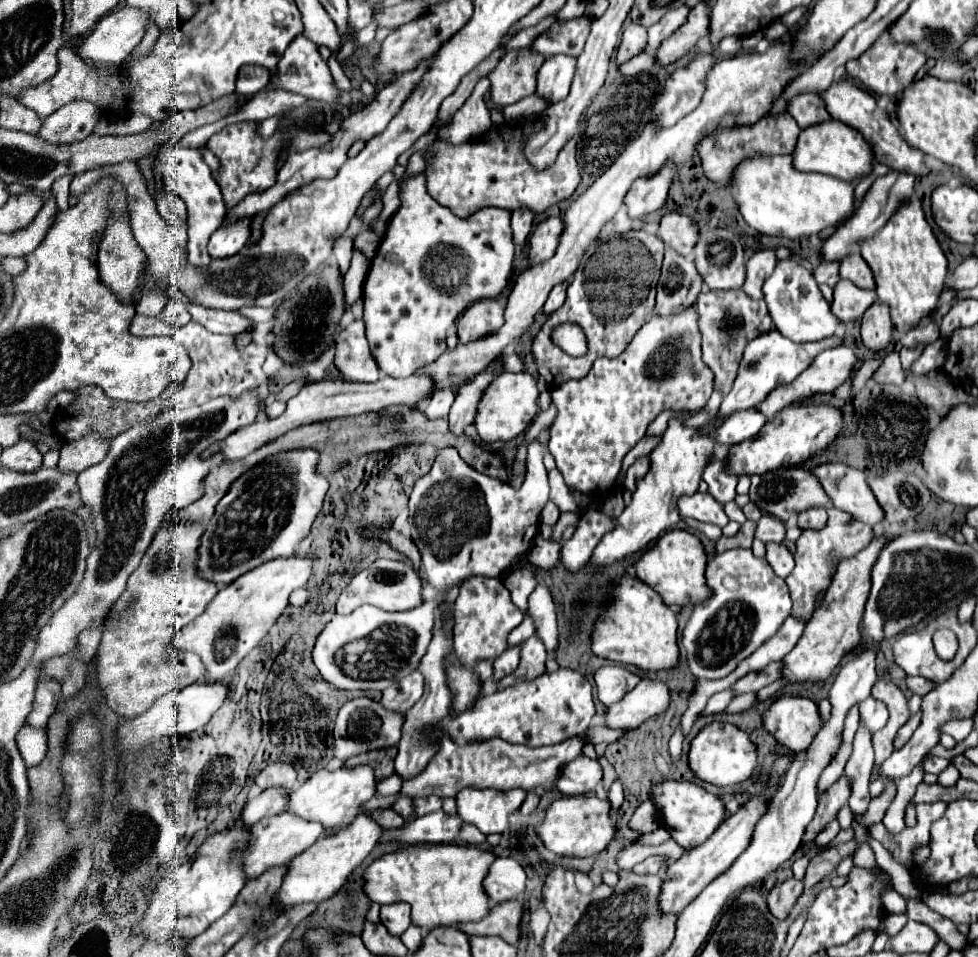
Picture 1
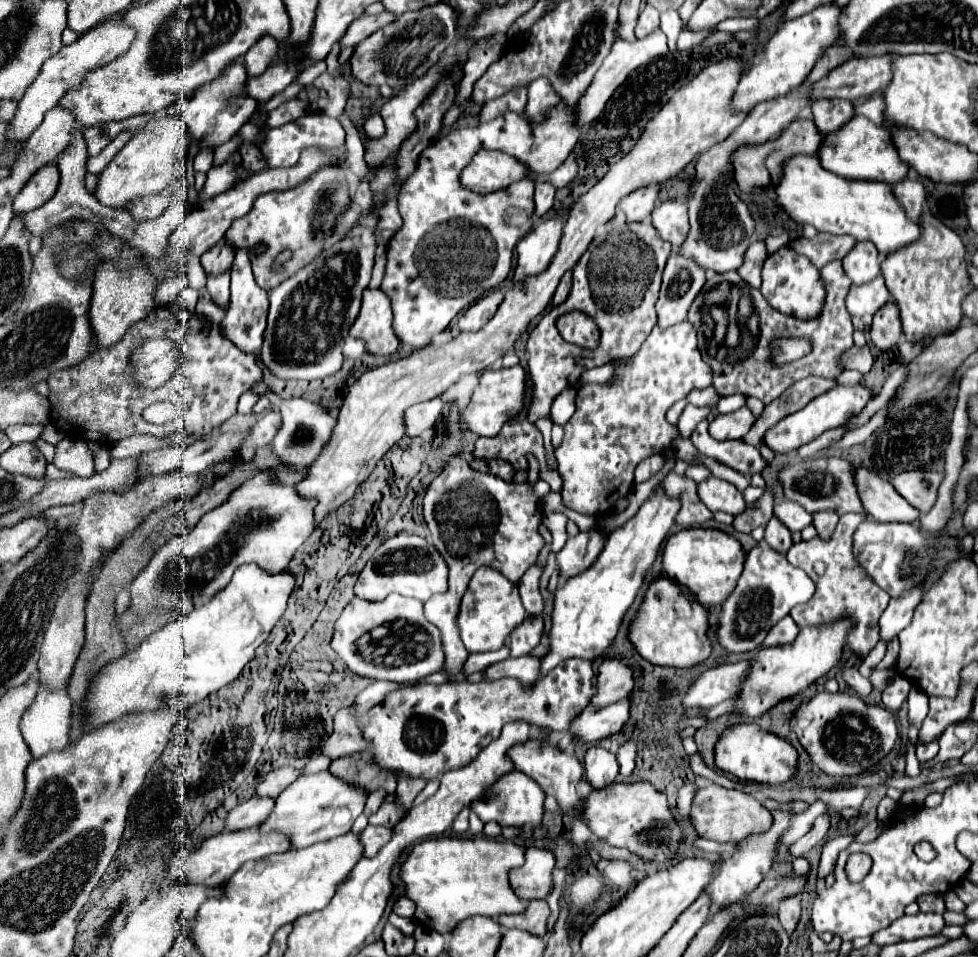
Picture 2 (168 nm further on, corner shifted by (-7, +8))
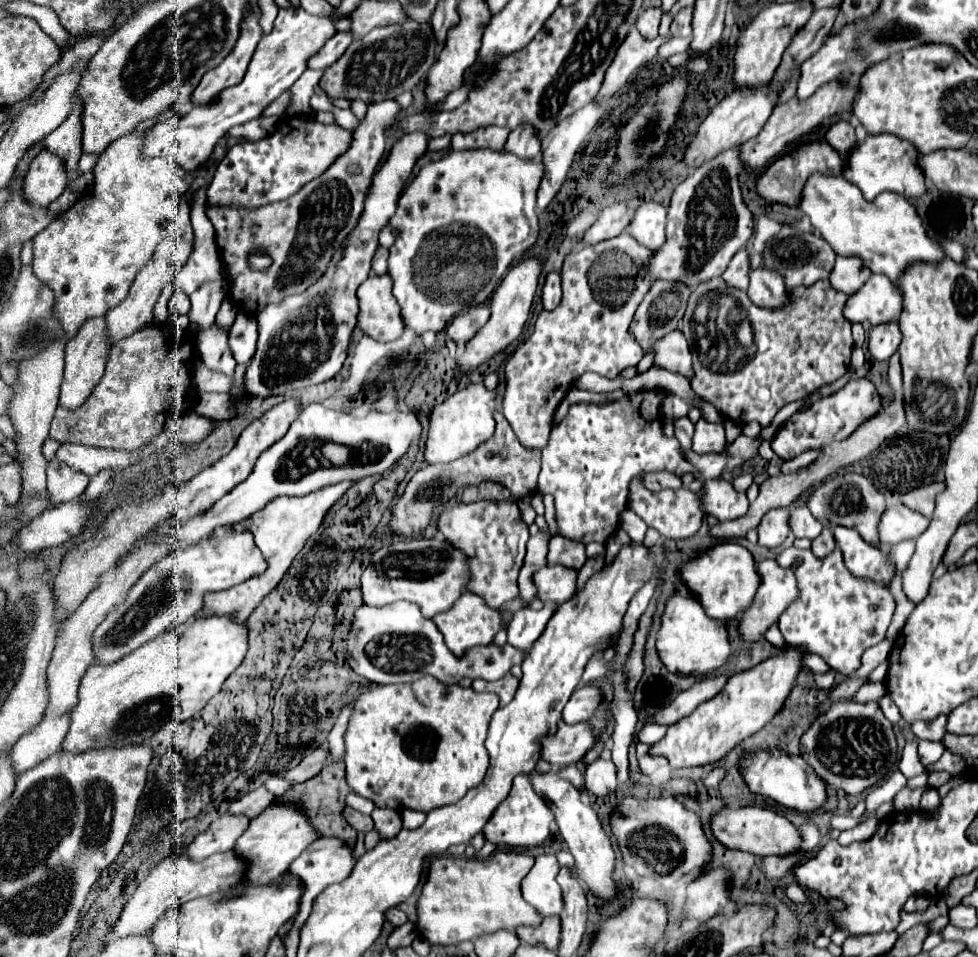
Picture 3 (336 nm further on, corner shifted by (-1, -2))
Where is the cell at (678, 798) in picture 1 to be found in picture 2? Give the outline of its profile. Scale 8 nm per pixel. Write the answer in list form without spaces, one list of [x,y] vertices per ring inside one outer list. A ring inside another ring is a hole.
[[[707,785],[695,791],[693,803],[699,807],[697,817],[691,817],[691,825],[703,839],[713,839],[717,843],[735,843],[749,833],[763,833],[771,827],[771,813],[751,795],[739,789],[725,789],[719,785]]]

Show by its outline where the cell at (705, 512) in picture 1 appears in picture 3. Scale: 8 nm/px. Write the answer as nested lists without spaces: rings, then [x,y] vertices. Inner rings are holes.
[[[705,479],[703,481],[705,511],[719,521],[731,521],[747,513],[749,501],[743,491],[735,491],[729,481]]]

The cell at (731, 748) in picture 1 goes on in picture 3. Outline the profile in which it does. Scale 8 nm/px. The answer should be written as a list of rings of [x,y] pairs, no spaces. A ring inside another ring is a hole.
[[[759,751],[741,759],[741,775],[745,777],[751,793],[771,797],[789,809],[797,809],[799,813],[811,813],[827,801],[827,783],[815,775],[813,767],[803,757],[787,755],[783,751]]]

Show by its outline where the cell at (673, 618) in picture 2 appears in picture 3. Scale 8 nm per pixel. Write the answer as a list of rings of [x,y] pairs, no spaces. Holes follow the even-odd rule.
[[[677,593],[667,601],[667,609],[661,619],[661,629],[657,633],[657,651],[671,673],[709,675],[721,665],[725,665],[731,655],[727,623],[711,619],[703,611],[703,605],[697,597],[689,593]]]

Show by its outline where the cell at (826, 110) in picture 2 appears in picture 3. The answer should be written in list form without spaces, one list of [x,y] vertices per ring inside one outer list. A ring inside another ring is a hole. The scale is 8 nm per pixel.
[[[835,121],[835,123],[831,123],[831,127],[825,133],[825,139],[843,157],[847,157],[855,149],[855,145],[857,145],[855,131],[853,131],[853,127],[847,121]]]

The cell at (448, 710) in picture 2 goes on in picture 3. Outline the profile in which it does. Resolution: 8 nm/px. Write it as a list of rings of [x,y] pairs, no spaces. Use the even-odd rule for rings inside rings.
[[[425,675],[419,681],[413,683],[397,683],[397,685],[375,685],[363,691],[355,703],[353,703],[353,715],[349,719],[347,731],[345,731],[345,771],[347,771],[347,785],[355,795],[361,795],[365,799],[371,799],[375,807],[387,807],[387,809],[413,809],[413,811],[431,811],[435,807],[443,807],[449,803],[457,803],[471,787],[479,785],[483,781],[483,775],[489,767],[489,754],[485,748],[487,727],[491,721],[491,715],[497,711],[499,699],[495,693],[475,693],[473,689],[463,689],[461,685],[443,685],[437,679],[431,679],[431,675]]]

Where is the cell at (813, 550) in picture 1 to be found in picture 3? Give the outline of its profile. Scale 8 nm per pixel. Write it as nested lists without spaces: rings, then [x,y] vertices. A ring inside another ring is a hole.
[[[789,547],[777,555],[777,561],[783,567],[795,567],[799,587],[799,599],[779,617],[779,629],[785,641],[821,655],[825,663],[841,675],[857,671],[863,651],[885,639],[895,611],[893,595],[881,583],[855,579],[855,575],[847,571],[839,549],[819,559],[811,551]]]

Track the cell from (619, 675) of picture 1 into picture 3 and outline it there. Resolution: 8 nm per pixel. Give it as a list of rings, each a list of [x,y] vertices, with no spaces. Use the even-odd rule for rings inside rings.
[[[583,685],[575,689],[571,699],[567,701],[567,707],[563,709],[563,721],[571,725],[587,721],[601,701],[603,701],[603,693],[593,685]]]

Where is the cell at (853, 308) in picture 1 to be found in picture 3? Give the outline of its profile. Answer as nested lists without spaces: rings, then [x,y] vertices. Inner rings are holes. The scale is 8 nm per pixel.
[[[871,275],[869,281],[853,295],[849,295],[843,315],[851,323],[873,327],[889,323],[899,317],[903,309],[903,295],[887,275]]]

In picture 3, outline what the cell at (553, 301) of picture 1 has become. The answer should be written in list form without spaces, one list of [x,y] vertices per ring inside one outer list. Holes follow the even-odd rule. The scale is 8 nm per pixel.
[[[549,273],[545,277],[545,285],[543,285],[543,307],[547,311],[555,309],[561,303],[561,277],[559,273]]]

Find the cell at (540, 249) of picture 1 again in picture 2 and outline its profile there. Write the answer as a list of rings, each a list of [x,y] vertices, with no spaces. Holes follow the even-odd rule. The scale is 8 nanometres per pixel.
[[[549,219],[539,223],[523,241],[517,245],[517,267],[513,283],[521,281],[527,275],[537,275],[545,271],[553,255],[557,253],[561,241],[563,223],[559,219]]]

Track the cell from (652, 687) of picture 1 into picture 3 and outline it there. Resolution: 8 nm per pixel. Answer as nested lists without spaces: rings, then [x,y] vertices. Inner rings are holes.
[[[559,721],[557,733],[539,737],[541,759],[545,759],[551,765],[563,765],[563,767],[571,763],[579,763],[585,751],[591,749],[593,741],[595,741],[595,733],[589,723],[567,725]]]

